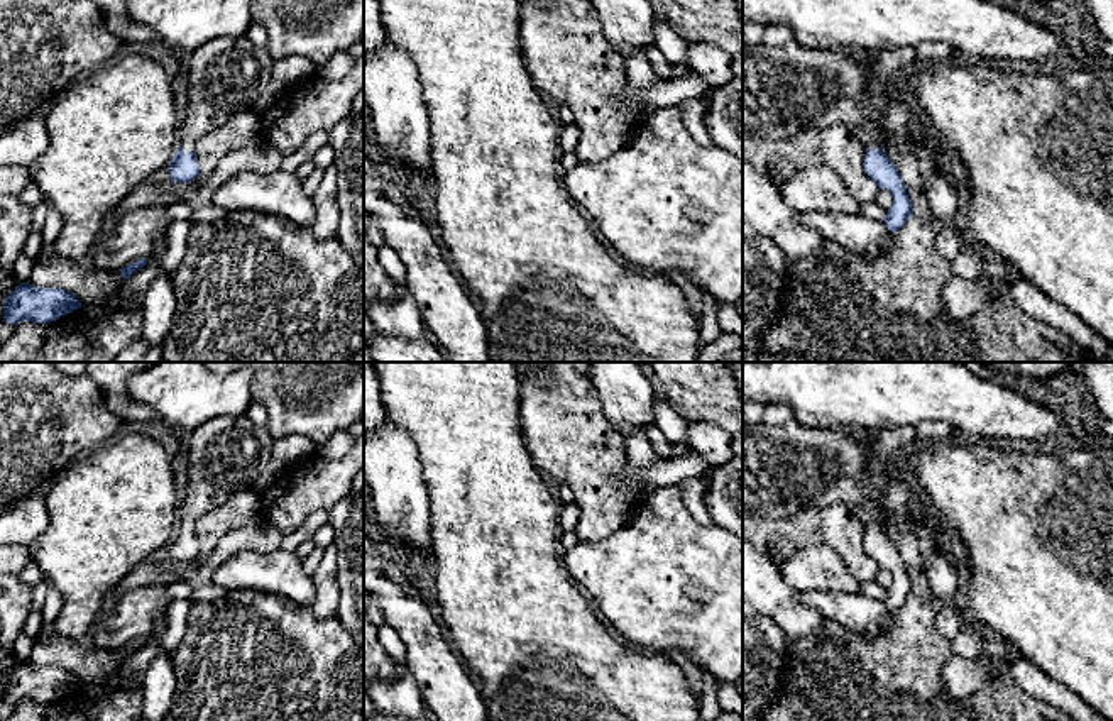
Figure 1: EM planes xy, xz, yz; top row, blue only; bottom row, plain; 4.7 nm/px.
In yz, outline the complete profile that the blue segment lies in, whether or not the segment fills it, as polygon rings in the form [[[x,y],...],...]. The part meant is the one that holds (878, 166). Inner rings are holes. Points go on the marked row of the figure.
[[[795,39],[785,46],[743,47],[743,142],[847,125],[866,147],[866,174],[893,196],[885,225],[896,232],[913,208],[885,152],[883,122],[869,110],[873,80],[873,56],[861,51],[810,49]]]

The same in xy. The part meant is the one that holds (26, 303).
[[[20,283],[3,303],[2,322],[12,325],[19,322],[51,323],[78,308],[81,303],[69,291]]]

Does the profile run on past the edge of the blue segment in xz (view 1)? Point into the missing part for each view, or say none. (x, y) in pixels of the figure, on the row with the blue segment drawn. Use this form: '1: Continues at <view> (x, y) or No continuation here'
1: No continuation here

